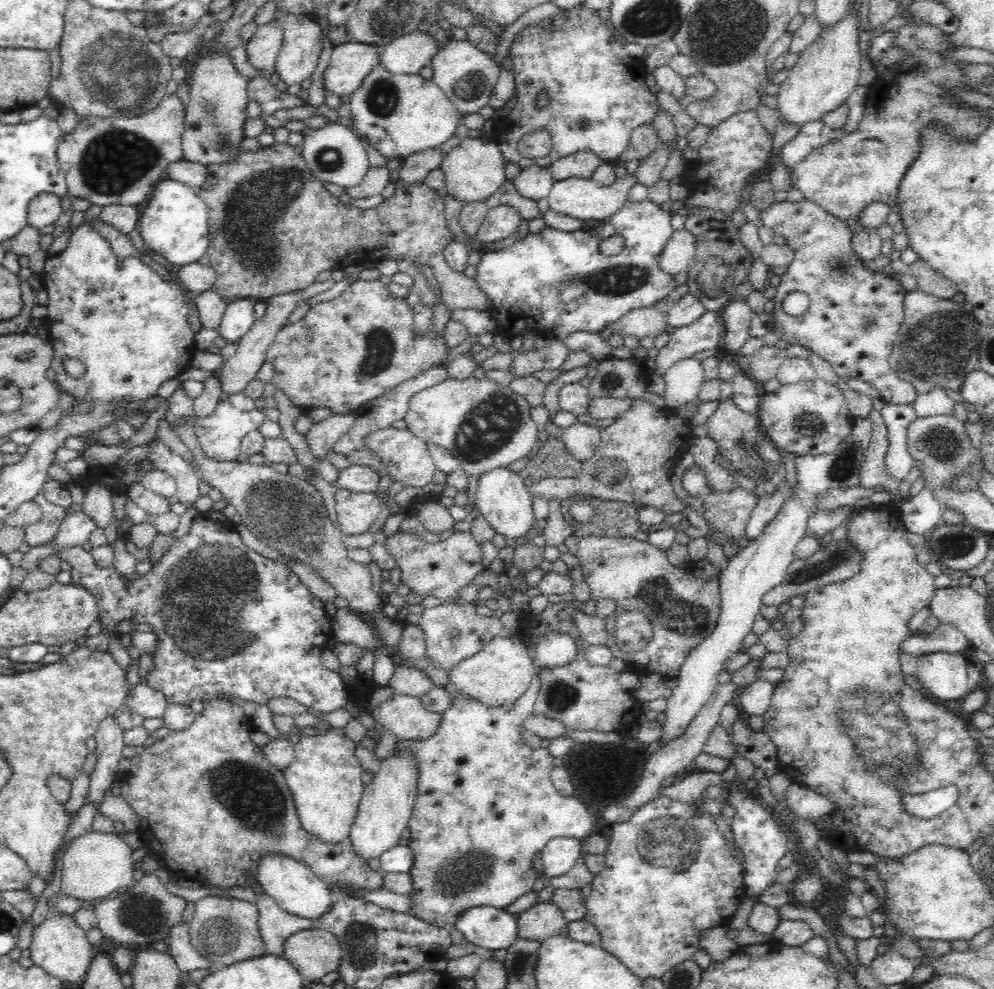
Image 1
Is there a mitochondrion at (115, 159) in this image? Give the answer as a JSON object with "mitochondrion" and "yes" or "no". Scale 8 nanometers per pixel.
{"mitochondrion":"yes"}

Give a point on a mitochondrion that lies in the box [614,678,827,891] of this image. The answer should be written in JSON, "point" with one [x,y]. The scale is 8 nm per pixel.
{"point":[669,842]}

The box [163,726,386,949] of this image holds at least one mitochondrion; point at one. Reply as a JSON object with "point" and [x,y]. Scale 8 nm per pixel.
{"point":[252,795]}

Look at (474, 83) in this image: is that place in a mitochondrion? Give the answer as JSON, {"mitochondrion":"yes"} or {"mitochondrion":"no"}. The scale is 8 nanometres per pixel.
{"mitochondrion":"yes"}

